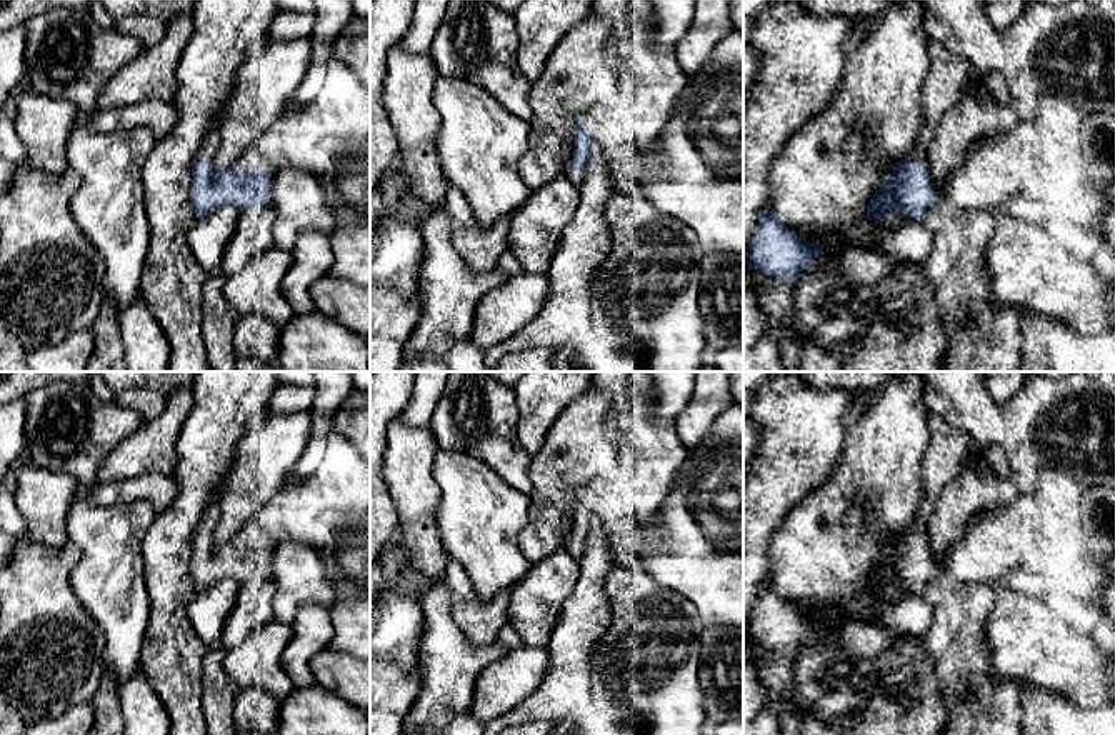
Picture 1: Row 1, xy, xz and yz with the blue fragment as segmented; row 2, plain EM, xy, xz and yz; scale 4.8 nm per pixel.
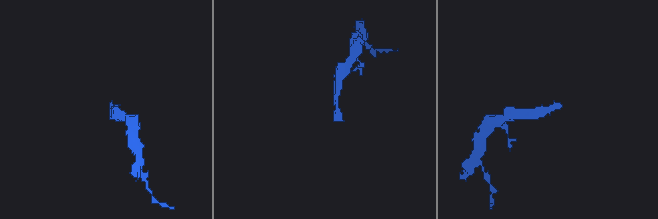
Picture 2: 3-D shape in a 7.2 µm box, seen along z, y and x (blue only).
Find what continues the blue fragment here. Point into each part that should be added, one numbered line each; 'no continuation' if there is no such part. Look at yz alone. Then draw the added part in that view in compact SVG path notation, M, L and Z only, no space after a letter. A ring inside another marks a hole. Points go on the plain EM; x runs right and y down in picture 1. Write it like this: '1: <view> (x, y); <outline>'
1: yz (949, 447); M928 412L927 423L930 442L922 457L922 497L917 518L907 528L907 533L917 537L927 537L927 522L943 487L960 473L968 453L977 448L965 432L945 422L940 415Z

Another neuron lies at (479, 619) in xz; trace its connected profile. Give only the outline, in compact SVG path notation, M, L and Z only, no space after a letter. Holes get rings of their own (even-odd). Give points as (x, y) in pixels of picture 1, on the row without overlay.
M448 560L443 583L450 595L450 615L472 645L488 645L498 630L508 623L507 608L513 588L502 590L493 598L480 598L463 567Z

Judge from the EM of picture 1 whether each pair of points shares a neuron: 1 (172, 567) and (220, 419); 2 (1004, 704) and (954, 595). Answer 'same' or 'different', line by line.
1: same
2: same

